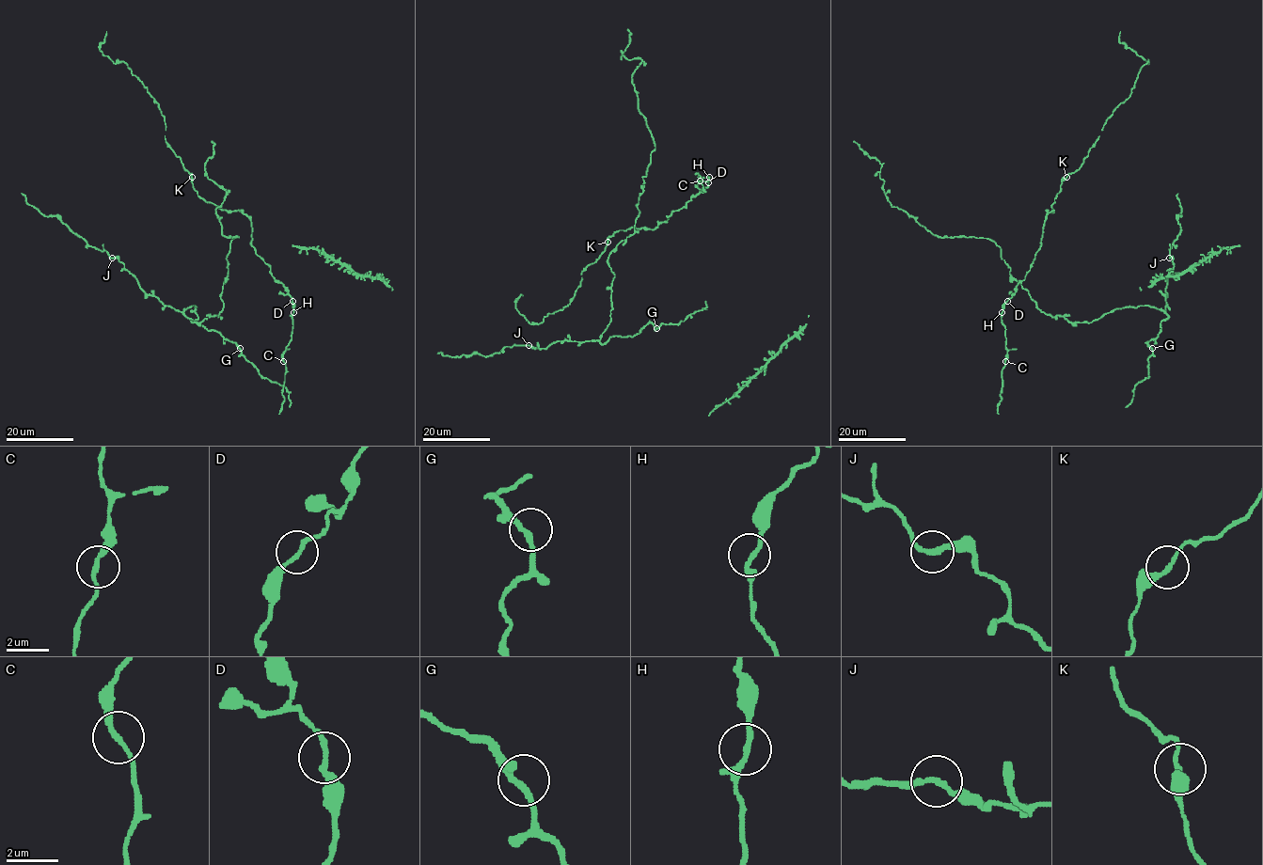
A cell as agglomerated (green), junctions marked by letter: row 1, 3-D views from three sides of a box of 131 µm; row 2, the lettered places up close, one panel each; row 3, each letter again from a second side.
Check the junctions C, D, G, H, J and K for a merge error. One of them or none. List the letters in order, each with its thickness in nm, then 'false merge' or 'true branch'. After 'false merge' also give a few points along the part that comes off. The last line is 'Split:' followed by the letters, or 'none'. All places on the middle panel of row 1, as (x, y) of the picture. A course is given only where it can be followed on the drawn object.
C: 200 nm | true branch
D: 200 nm | true branch
G: 240 nm | true branch
H: 200 nm | true branch
J: 200 nm | true branch
K: 240 nm | true branch
Split: none

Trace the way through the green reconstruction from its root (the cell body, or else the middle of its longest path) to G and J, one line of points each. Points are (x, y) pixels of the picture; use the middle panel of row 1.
G: (639, 215), (634, 232), (607, 259), (615, 275), (612, 309), (599, 341), (633, 337), (649, 322), (656, 328)
J: (639, 215), (634, 232), (607, 259), (615, 275), (612, 309), (601, 338), (557, 341), (541, 349), (528, 345)

